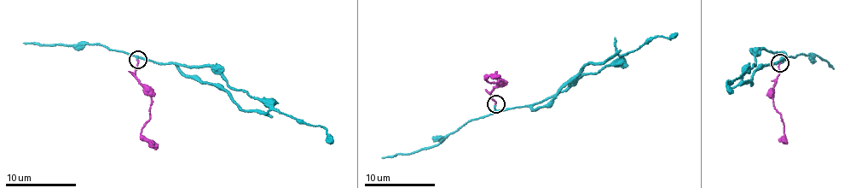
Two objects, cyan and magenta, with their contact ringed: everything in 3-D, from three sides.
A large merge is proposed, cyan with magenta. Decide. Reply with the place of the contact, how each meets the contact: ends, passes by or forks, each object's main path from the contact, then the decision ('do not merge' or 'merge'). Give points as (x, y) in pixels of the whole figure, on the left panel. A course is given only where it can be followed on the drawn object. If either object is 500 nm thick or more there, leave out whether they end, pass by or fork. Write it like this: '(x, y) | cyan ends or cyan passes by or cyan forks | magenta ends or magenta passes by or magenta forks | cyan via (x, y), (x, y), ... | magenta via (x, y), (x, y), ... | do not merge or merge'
(137, 59) | cyan passes by | magenta ends | cyan via (138, 60), (210, 66), (231, 87), (244, 90), (306, 123), (322, 126), (332, 144) | magenta via (138, 60), (135, 79), (151, 98), (149, 116), (141, 133), (159, 145) | merge

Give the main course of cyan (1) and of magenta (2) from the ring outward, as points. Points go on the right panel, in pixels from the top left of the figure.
1: (780, 62), (785, 59), (779, 51), (765, 48), (756, 55), (756, 64), (727, 80), (731, 93)
2: (780, 62), (772, 106), (780, 114), (783, 139)

